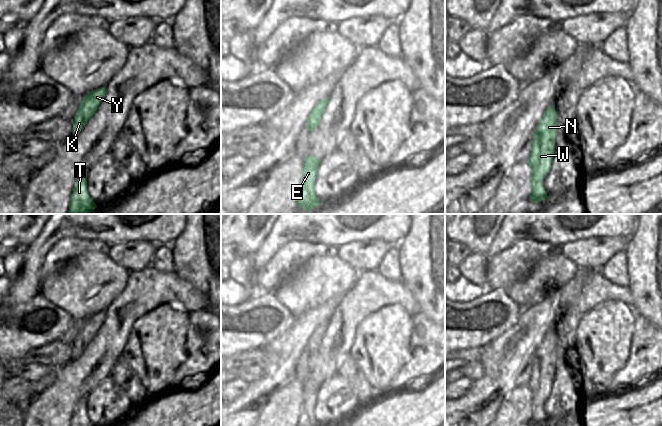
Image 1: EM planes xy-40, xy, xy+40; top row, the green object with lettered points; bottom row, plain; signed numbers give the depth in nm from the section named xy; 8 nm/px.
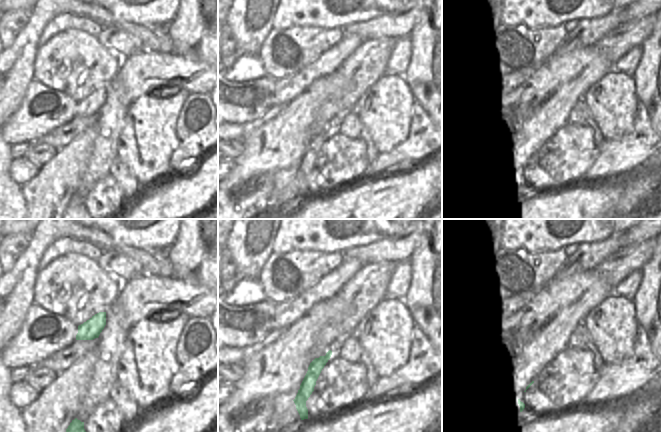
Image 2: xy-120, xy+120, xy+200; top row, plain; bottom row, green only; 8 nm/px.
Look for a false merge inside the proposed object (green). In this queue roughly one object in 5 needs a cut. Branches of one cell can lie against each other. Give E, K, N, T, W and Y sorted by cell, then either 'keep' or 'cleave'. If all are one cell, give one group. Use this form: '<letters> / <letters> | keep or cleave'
E K N T W Y | keep

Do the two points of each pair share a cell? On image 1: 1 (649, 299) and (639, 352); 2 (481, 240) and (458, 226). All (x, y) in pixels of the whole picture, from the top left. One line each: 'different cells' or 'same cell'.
1: different cells
2: same cell

